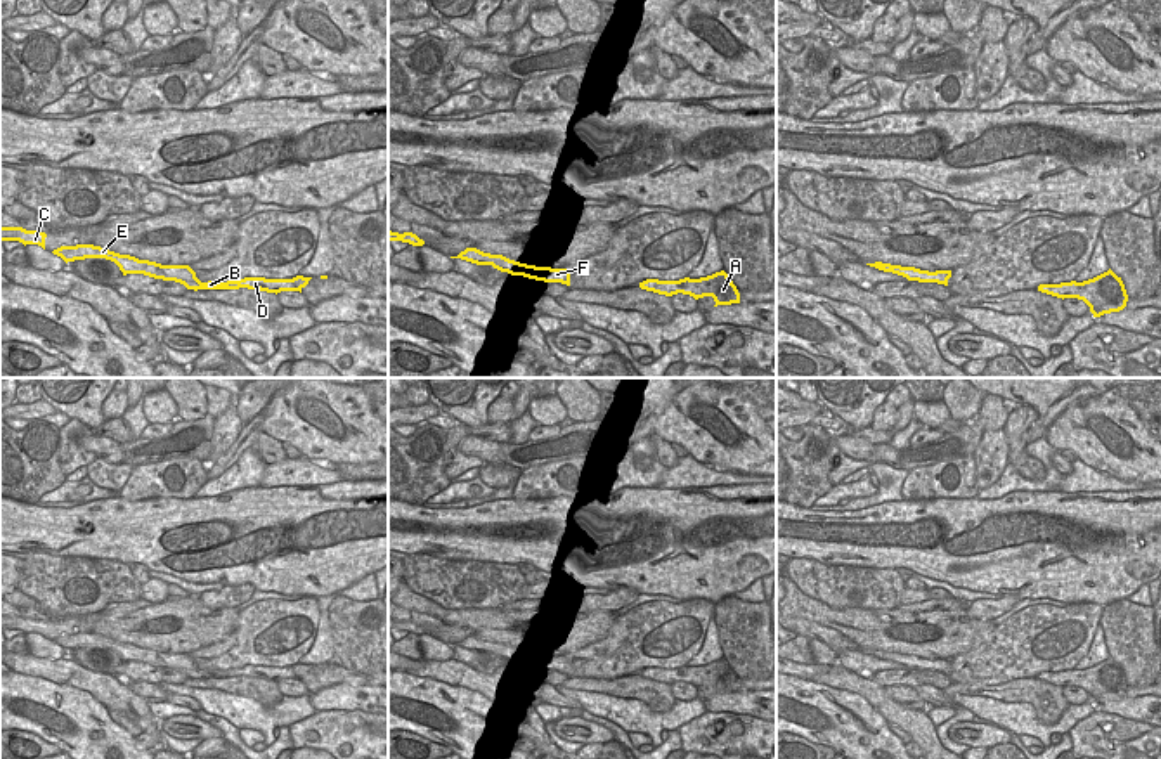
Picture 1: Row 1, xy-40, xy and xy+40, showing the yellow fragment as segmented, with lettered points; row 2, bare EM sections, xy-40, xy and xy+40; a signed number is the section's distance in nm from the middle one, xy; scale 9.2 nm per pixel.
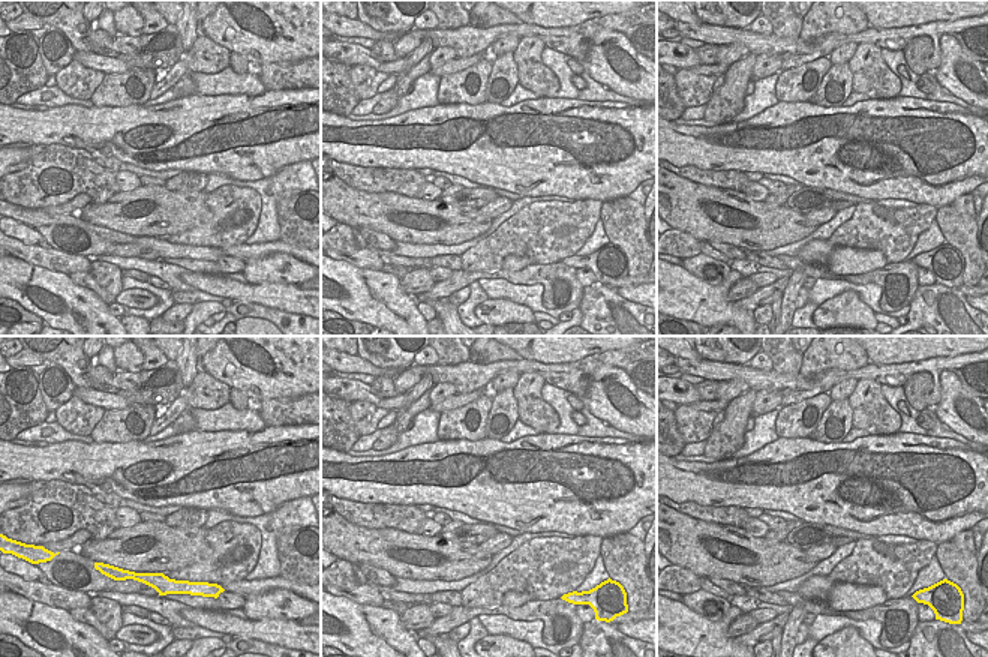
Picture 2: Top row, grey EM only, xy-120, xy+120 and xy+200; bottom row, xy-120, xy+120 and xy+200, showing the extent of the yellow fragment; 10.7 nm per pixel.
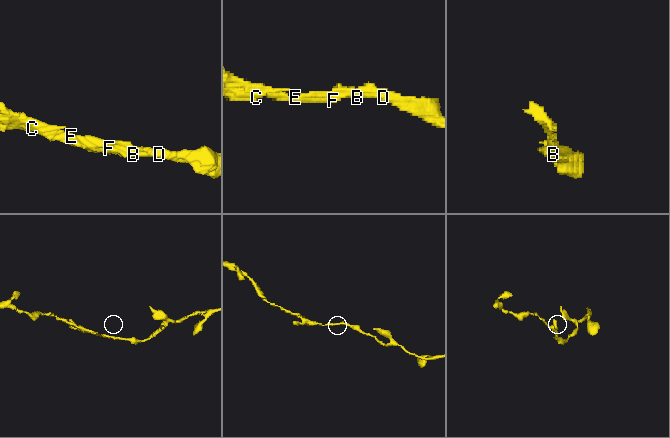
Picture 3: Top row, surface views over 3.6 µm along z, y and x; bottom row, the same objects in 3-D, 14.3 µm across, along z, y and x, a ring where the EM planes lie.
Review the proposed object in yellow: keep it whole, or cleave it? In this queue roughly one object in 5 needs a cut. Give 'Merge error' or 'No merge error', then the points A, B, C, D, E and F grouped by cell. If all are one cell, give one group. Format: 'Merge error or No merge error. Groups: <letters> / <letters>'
No merge error. Groups: A B C D E F.

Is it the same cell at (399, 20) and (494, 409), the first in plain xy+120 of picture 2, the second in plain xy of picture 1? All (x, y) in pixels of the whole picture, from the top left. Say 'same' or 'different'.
different

